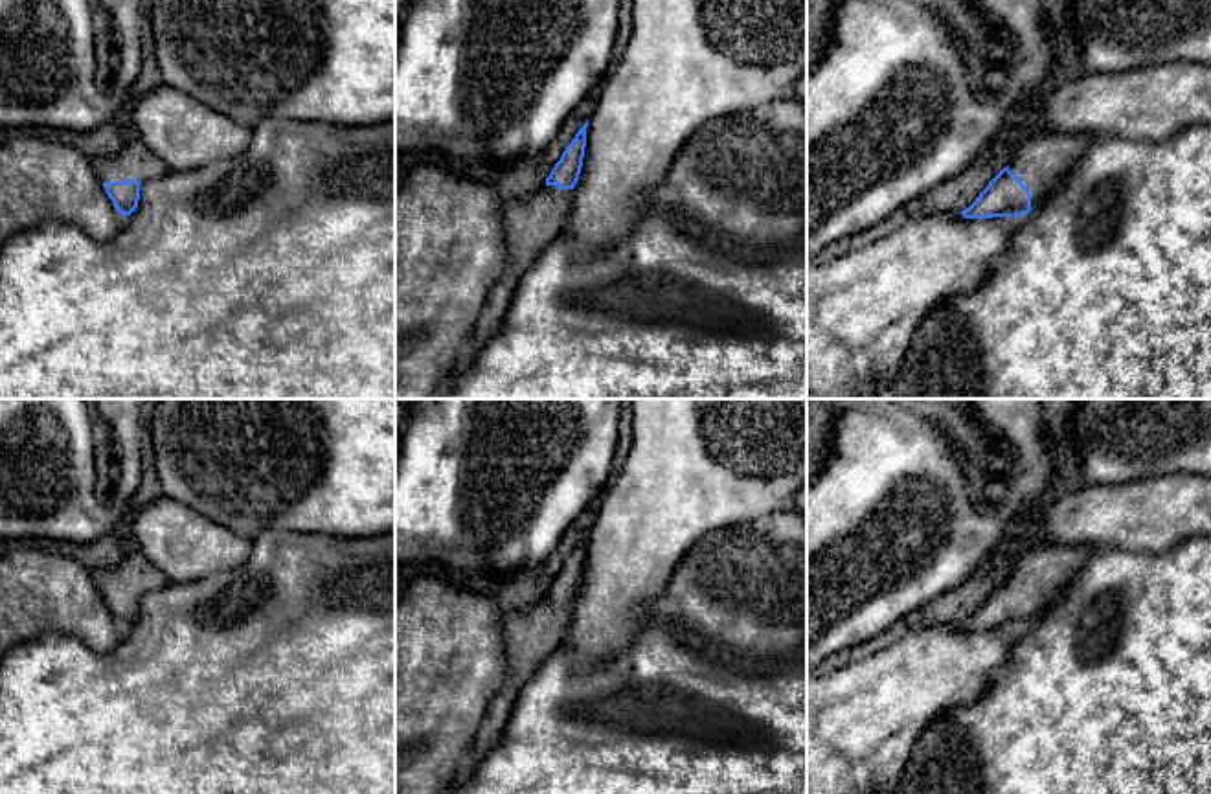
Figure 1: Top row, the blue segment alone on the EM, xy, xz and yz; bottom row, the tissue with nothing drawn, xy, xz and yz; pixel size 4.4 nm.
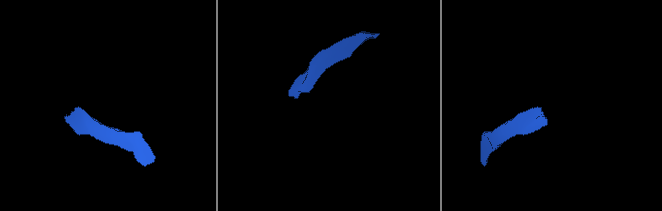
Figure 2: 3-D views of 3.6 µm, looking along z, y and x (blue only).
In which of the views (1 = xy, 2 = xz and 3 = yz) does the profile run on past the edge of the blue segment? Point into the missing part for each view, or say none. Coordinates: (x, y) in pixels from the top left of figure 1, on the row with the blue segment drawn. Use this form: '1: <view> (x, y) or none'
1: xy (135, 162)
2: xz (530, 225)
3: yz (1042, 160)

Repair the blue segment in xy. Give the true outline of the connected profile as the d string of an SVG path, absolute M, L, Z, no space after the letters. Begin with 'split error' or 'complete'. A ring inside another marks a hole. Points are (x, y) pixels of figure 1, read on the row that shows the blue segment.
split error; M127 136L123 149L116 156L94 158L92 167L112 200L125 217L136 211L140 186L165 175L167 165L134 136Z

